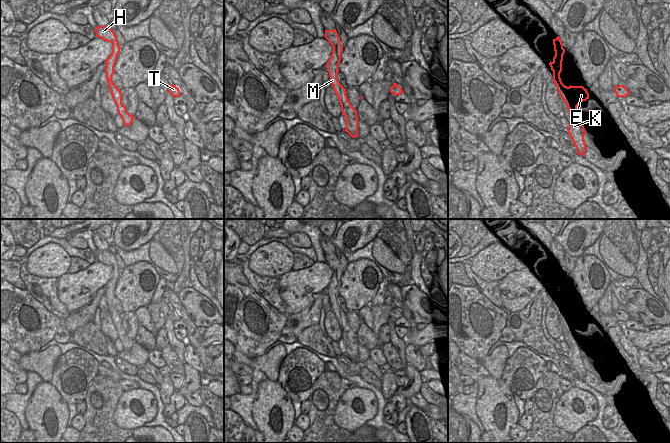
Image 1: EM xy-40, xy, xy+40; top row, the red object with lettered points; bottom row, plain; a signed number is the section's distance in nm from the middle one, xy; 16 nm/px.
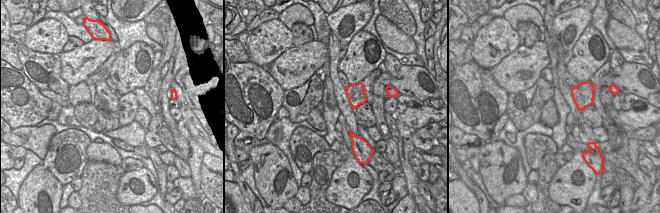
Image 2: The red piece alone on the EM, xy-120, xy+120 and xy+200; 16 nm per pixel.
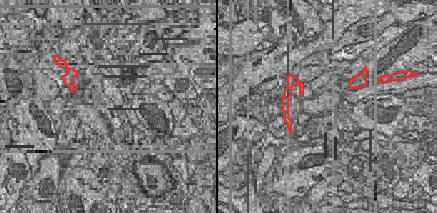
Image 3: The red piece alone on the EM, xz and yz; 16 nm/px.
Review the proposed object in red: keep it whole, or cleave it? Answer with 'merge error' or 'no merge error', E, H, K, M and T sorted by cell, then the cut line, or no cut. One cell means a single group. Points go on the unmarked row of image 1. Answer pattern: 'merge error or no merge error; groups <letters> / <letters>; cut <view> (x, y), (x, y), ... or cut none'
merge error; groups E T / H K M; cut xy+40 (568, 311), (570, 326), (572, 329), (577, 330)

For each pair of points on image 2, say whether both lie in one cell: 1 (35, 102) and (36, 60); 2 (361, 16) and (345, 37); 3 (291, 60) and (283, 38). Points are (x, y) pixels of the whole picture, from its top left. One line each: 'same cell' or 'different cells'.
1: different cells
2: same cell
3: different cells

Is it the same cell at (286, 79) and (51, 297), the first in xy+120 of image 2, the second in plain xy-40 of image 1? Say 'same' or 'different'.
different

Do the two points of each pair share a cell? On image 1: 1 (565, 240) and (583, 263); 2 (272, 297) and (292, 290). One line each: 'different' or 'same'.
1: different
2: different

